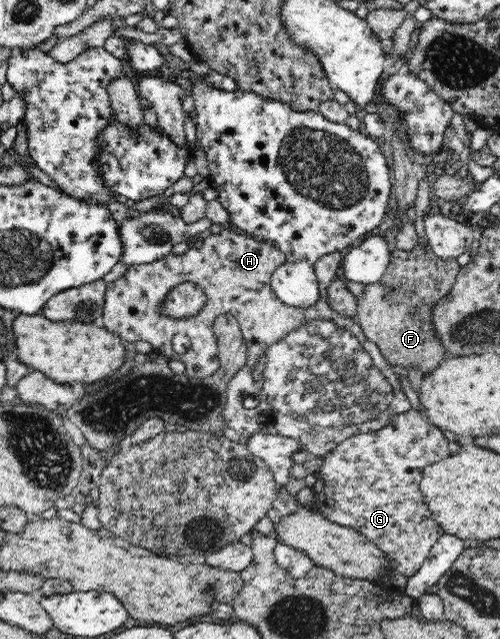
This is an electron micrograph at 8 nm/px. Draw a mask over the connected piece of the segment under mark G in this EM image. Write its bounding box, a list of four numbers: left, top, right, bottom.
[313,410,450,577]

